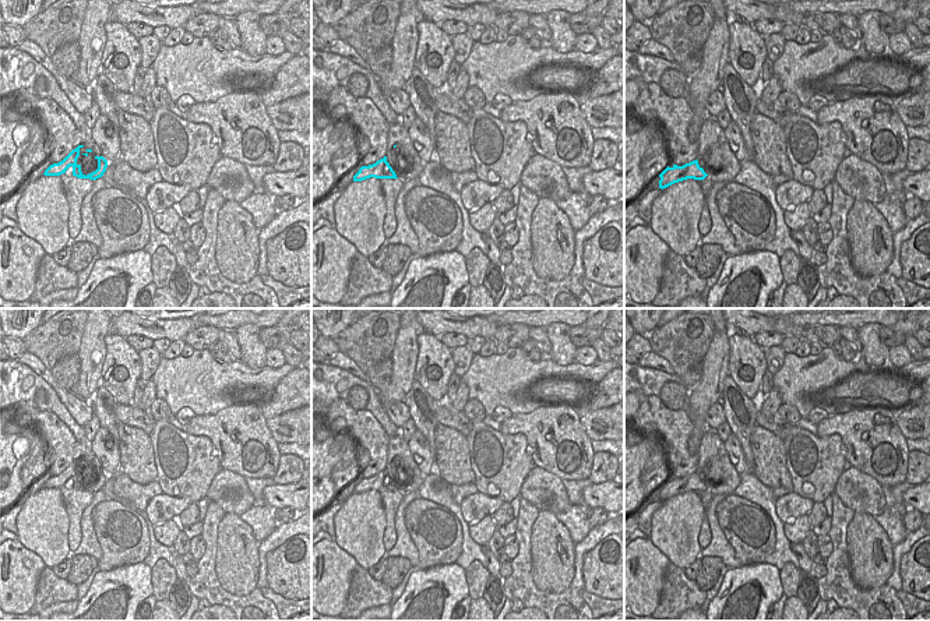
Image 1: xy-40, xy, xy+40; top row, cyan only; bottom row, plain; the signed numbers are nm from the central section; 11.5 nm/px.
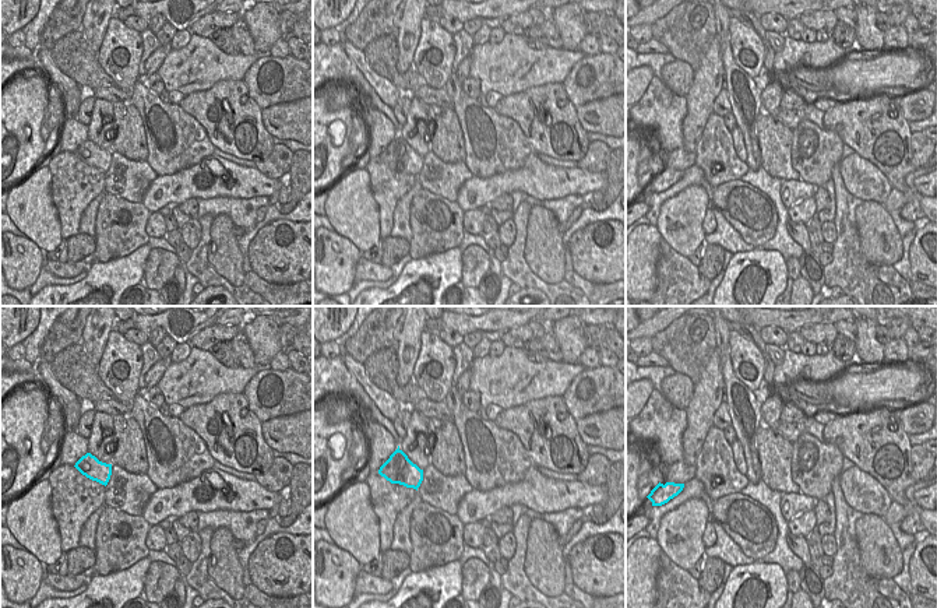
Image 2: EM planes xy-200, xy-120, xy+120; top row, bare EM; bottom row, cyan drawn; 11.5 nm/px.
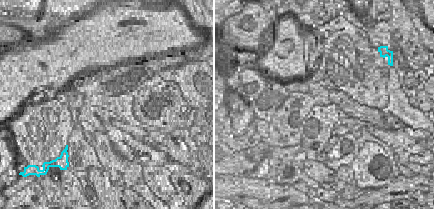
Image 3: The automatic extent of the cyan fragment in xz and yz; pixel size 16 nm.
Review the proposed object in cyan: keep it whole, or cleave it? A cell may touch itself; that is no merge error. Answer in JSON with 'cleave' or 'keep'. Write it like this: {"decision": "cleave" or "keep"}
{"decision": "keep"}

